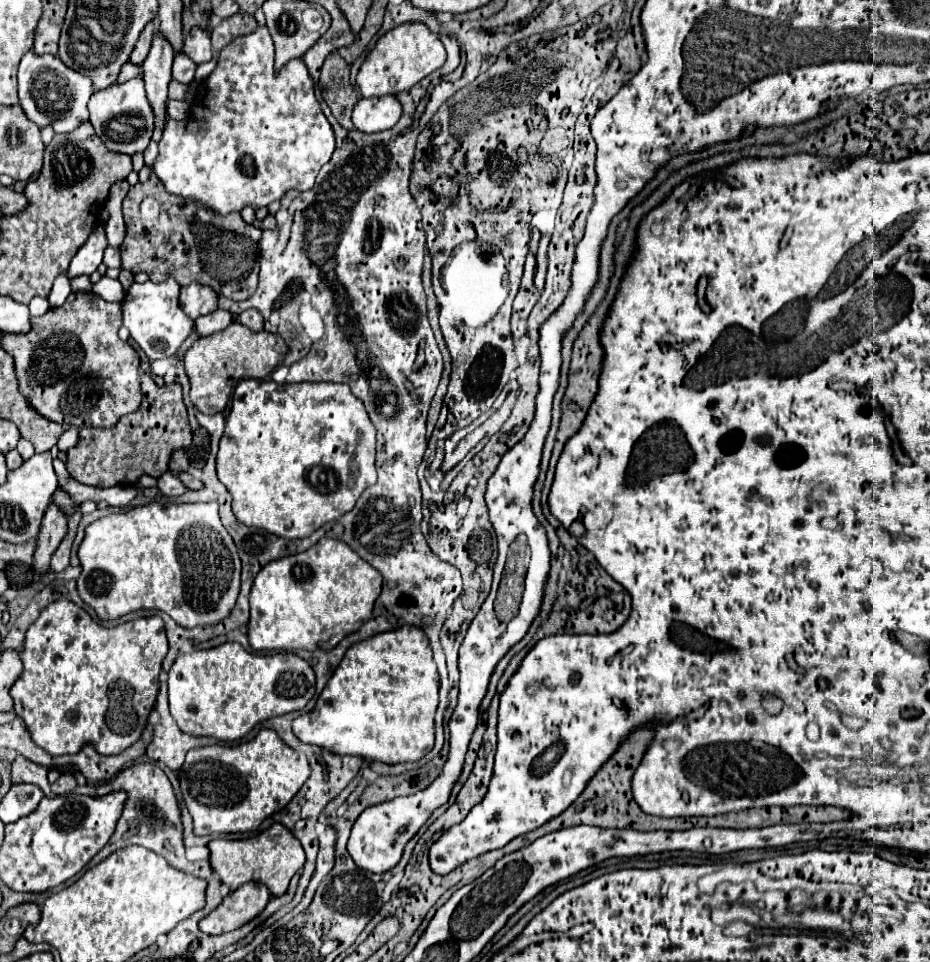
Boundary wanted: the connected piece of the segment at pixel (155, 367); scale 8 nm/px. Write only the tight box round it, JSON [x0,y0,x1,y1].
[151,356,176,377]

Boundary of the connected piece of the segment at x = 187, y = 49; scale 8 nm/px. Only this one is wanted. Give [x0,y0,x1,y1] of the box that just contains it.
[184,26,214,64]

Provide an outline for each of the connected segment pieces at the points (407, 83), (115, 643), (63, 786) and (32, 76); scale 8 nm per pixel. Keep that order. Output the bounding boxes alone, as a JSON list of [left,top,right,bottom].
[[356,22,446,98],[10,600,168,756],[52,774,76,794],[18,52,92,132]]

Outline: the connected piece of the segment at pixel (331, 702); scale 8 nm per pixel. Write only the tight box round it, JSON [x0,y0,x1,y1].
[292,626,438,764]

